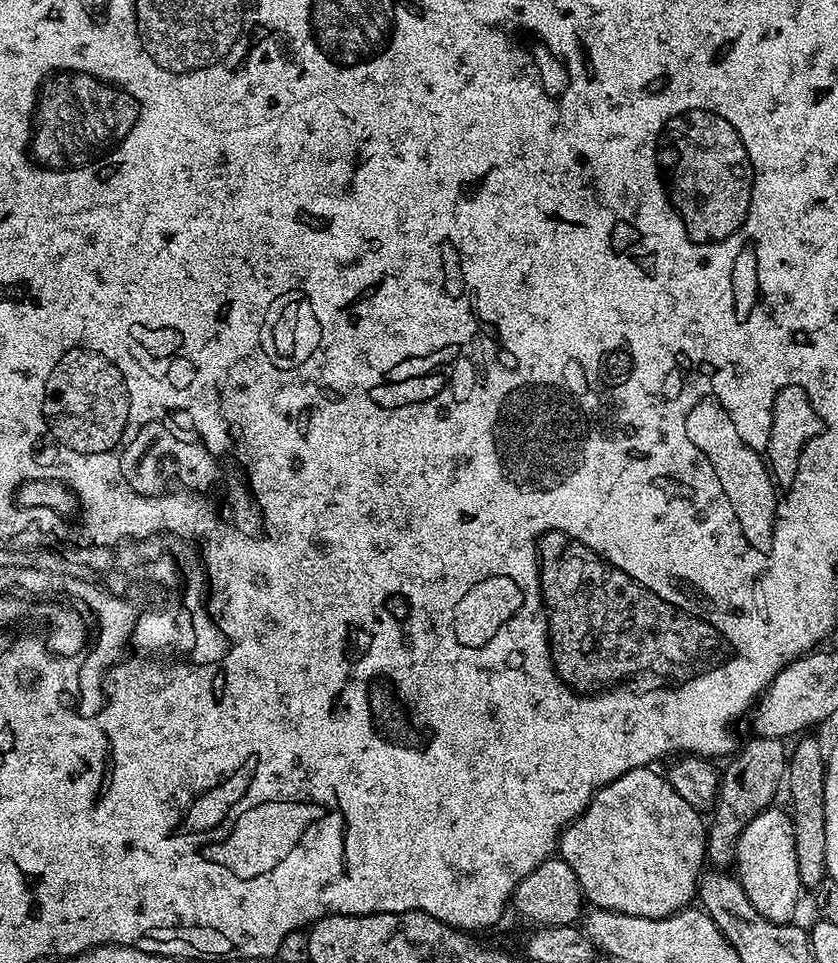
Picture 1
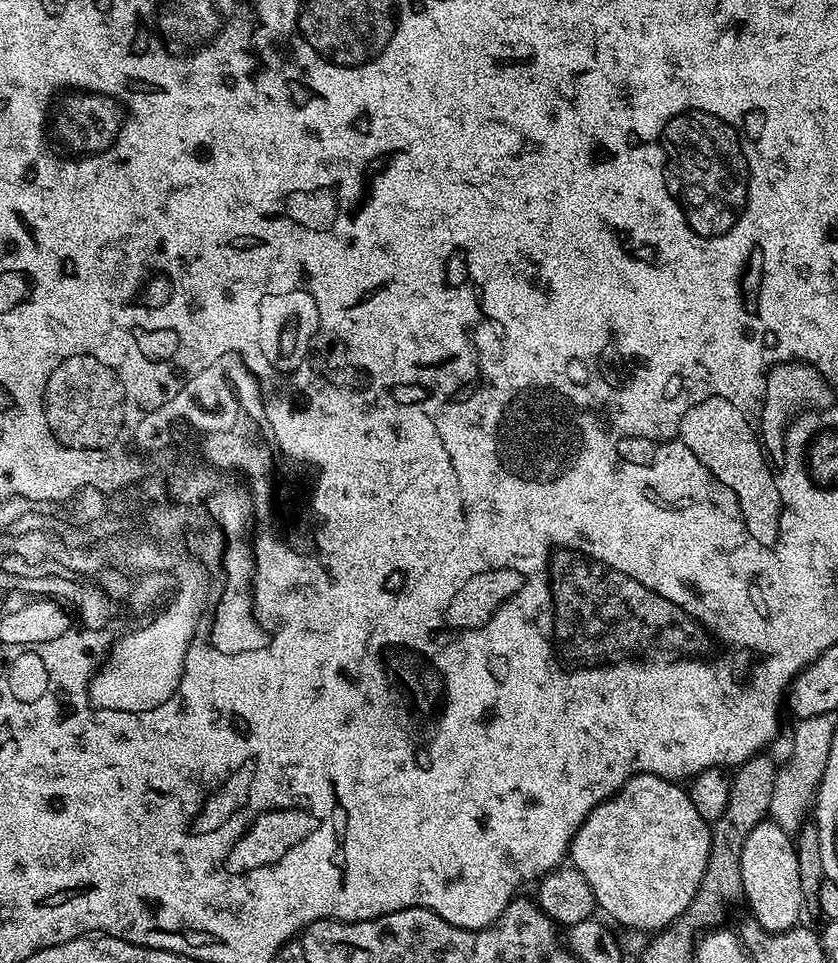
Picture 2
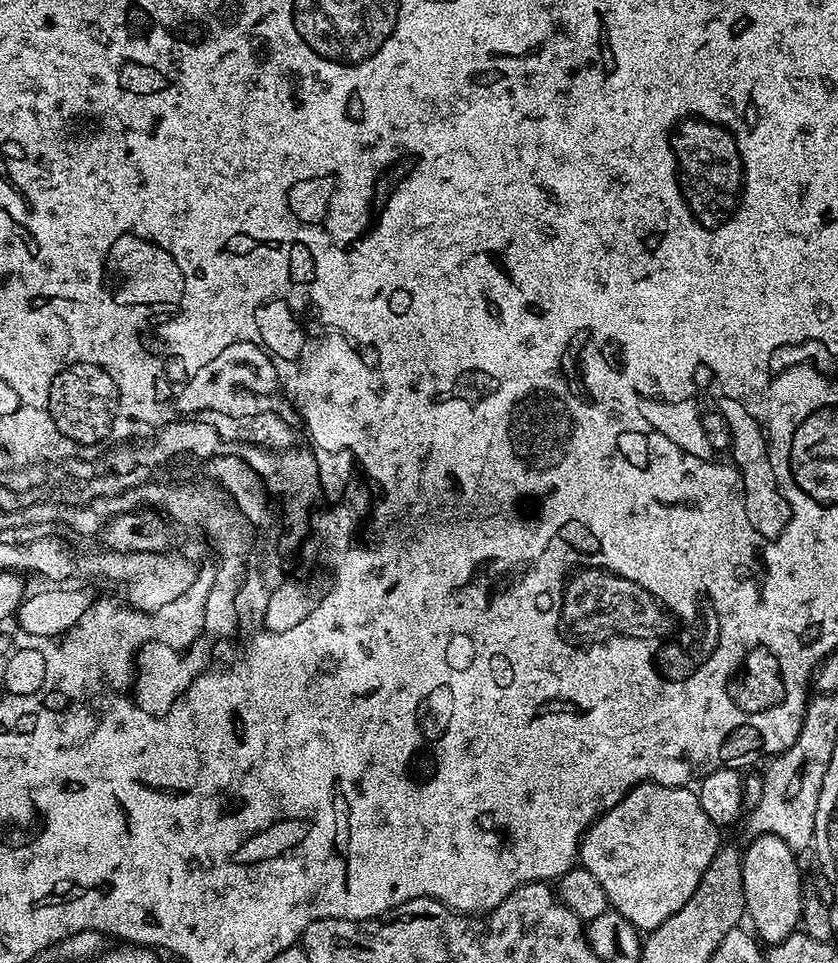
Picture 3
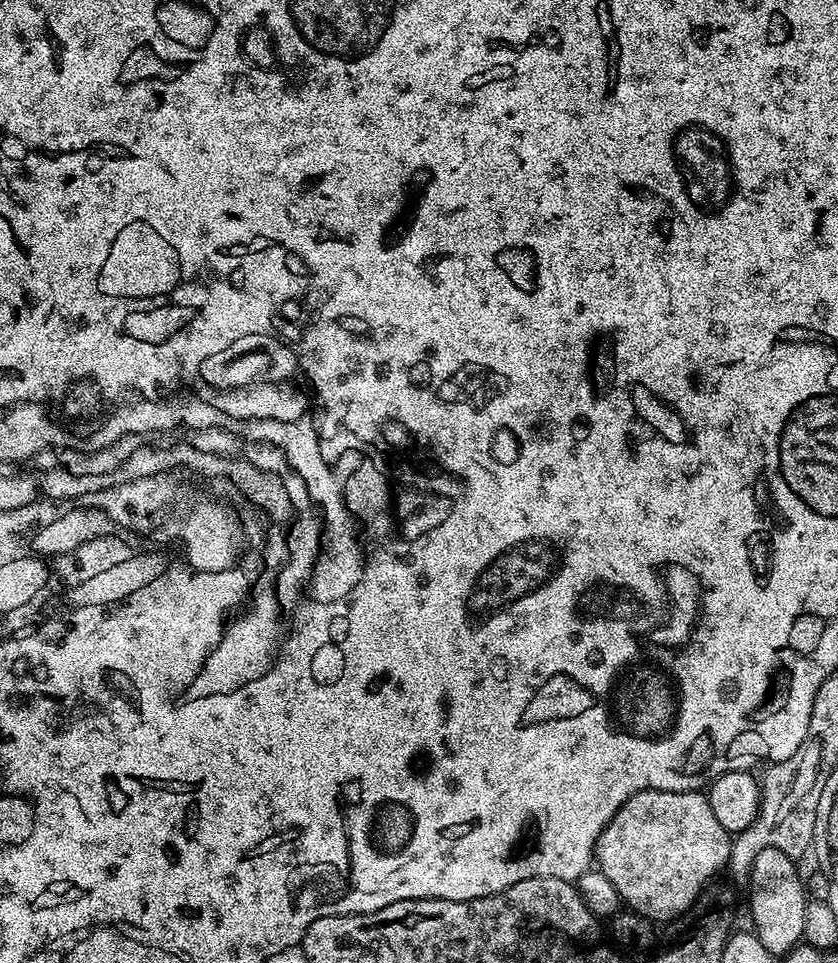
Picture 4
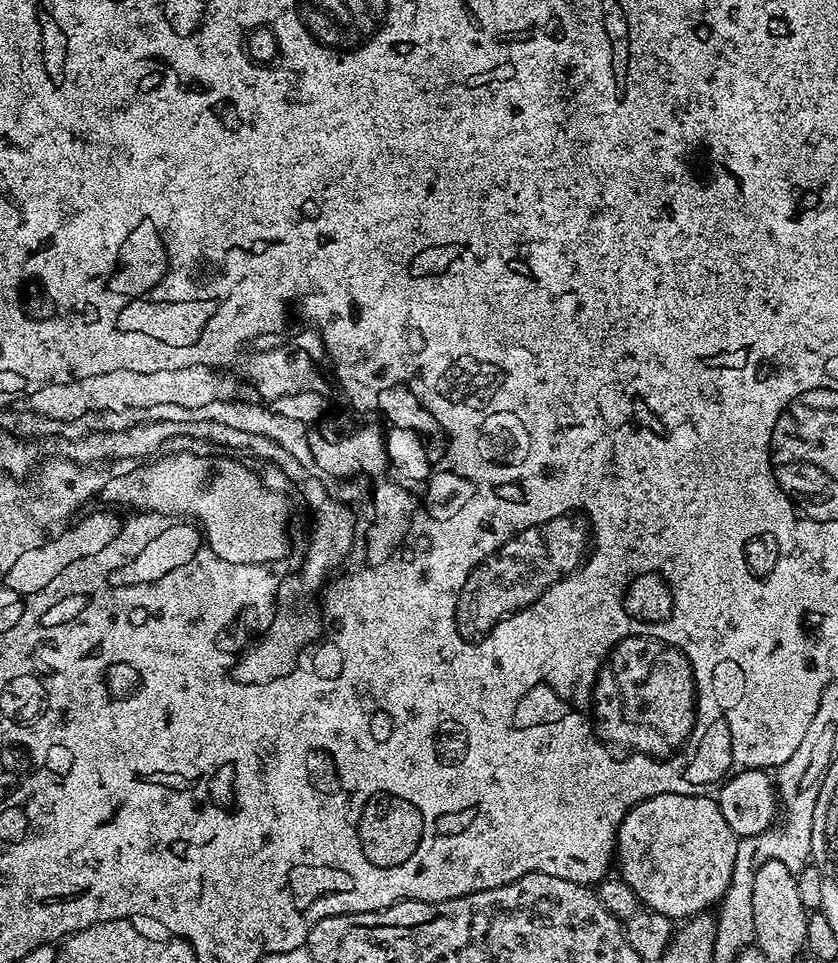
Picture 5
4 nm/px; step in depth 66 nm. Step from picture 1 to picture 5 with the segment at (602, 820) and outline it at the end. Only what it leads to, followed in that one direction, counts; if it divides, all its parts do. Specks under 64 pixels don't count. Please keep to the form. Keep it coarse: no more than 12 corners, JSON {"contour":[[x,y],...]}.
{"contour":[[708,794],[616,832],[619,879],[673,922],[719,905],[740,840]]}

